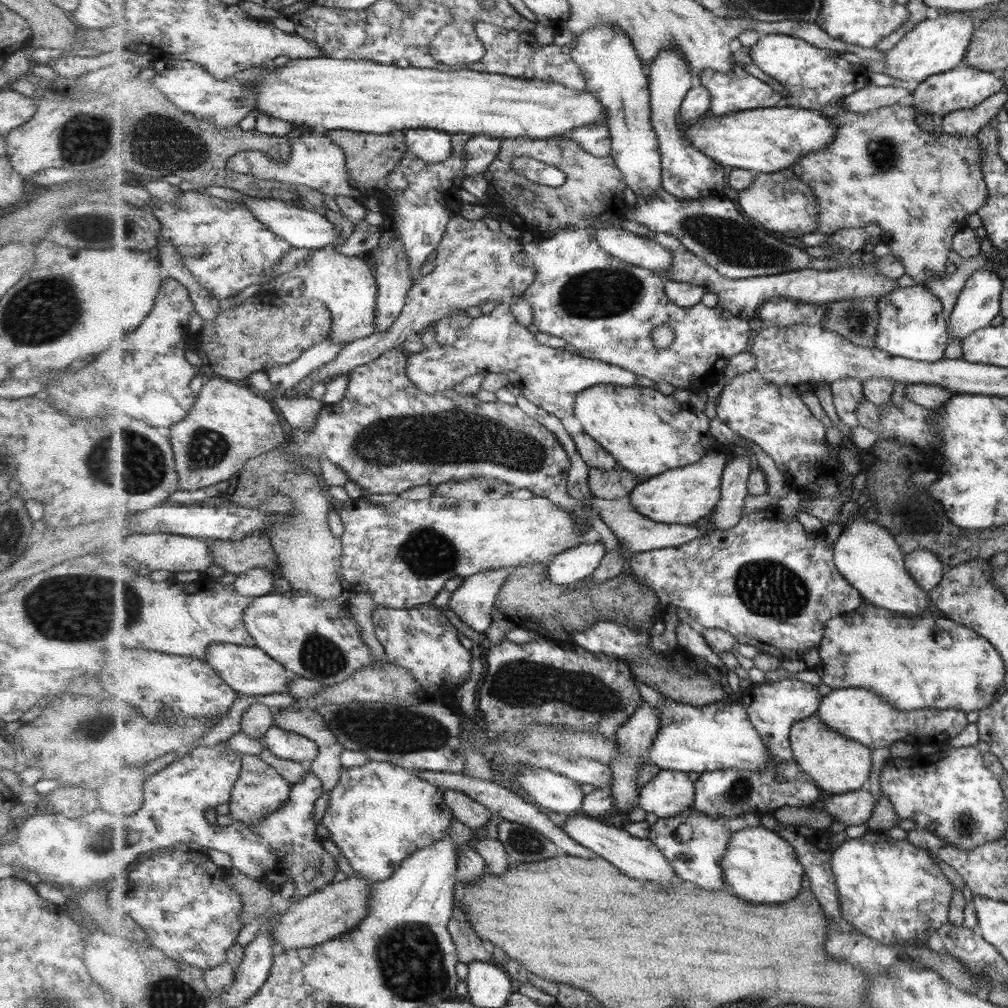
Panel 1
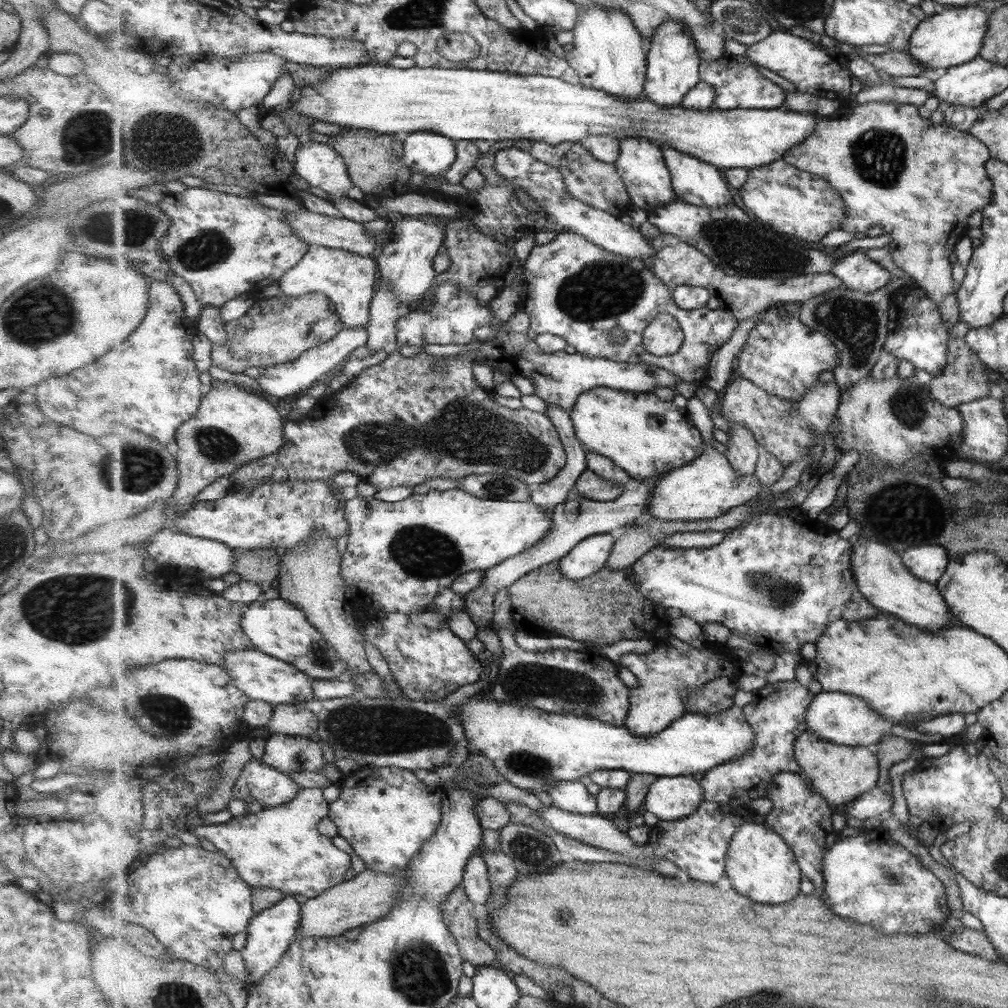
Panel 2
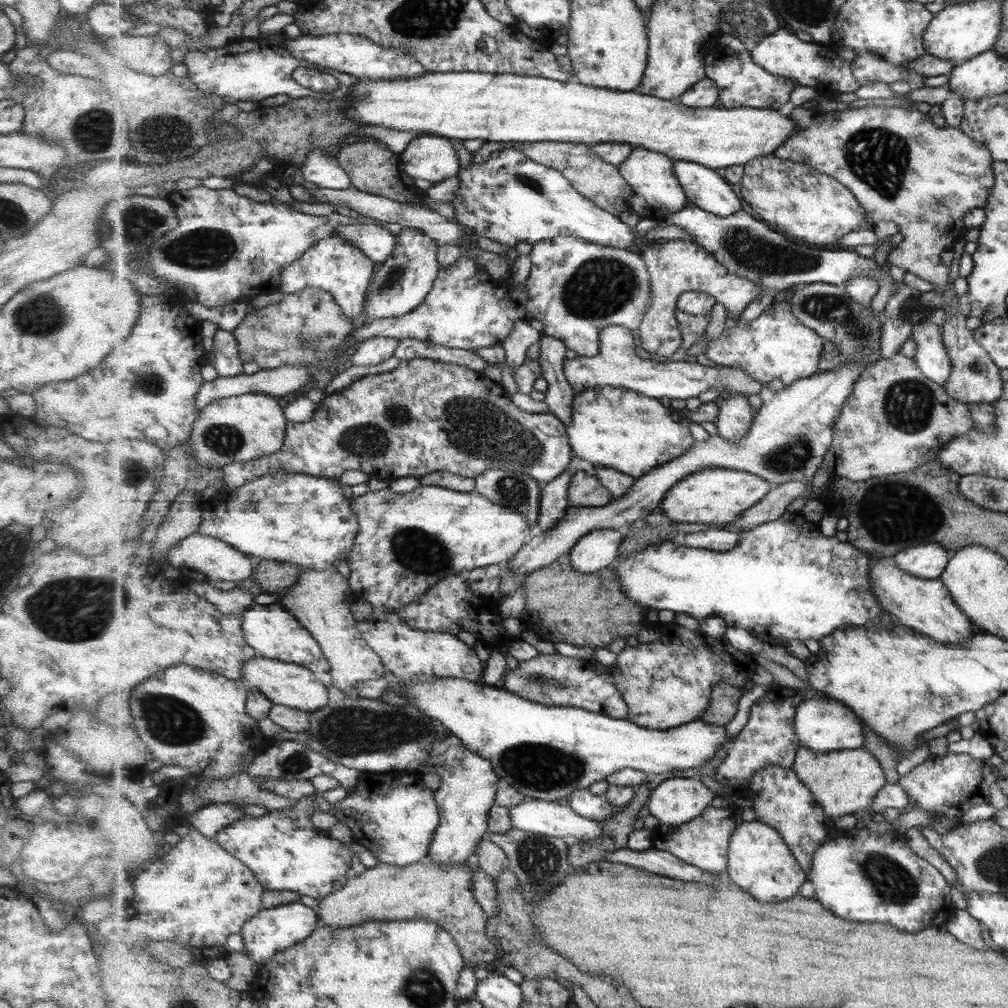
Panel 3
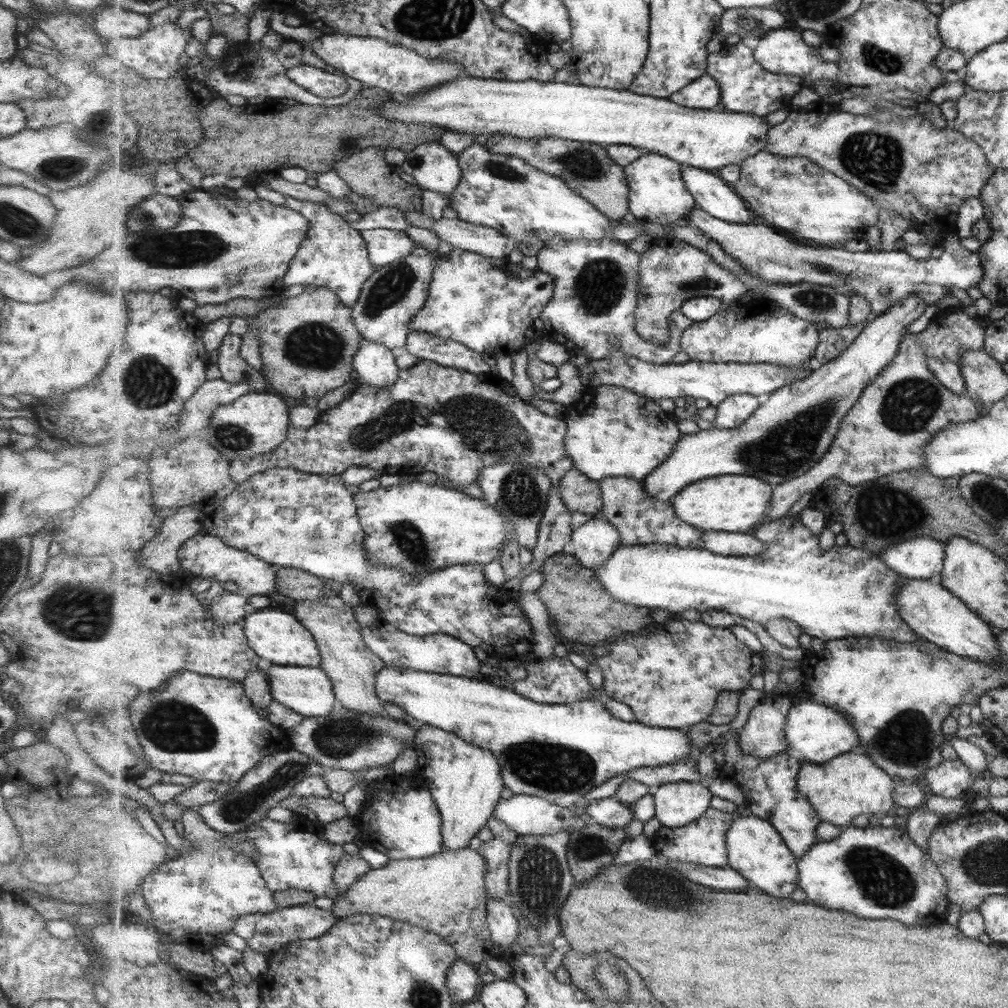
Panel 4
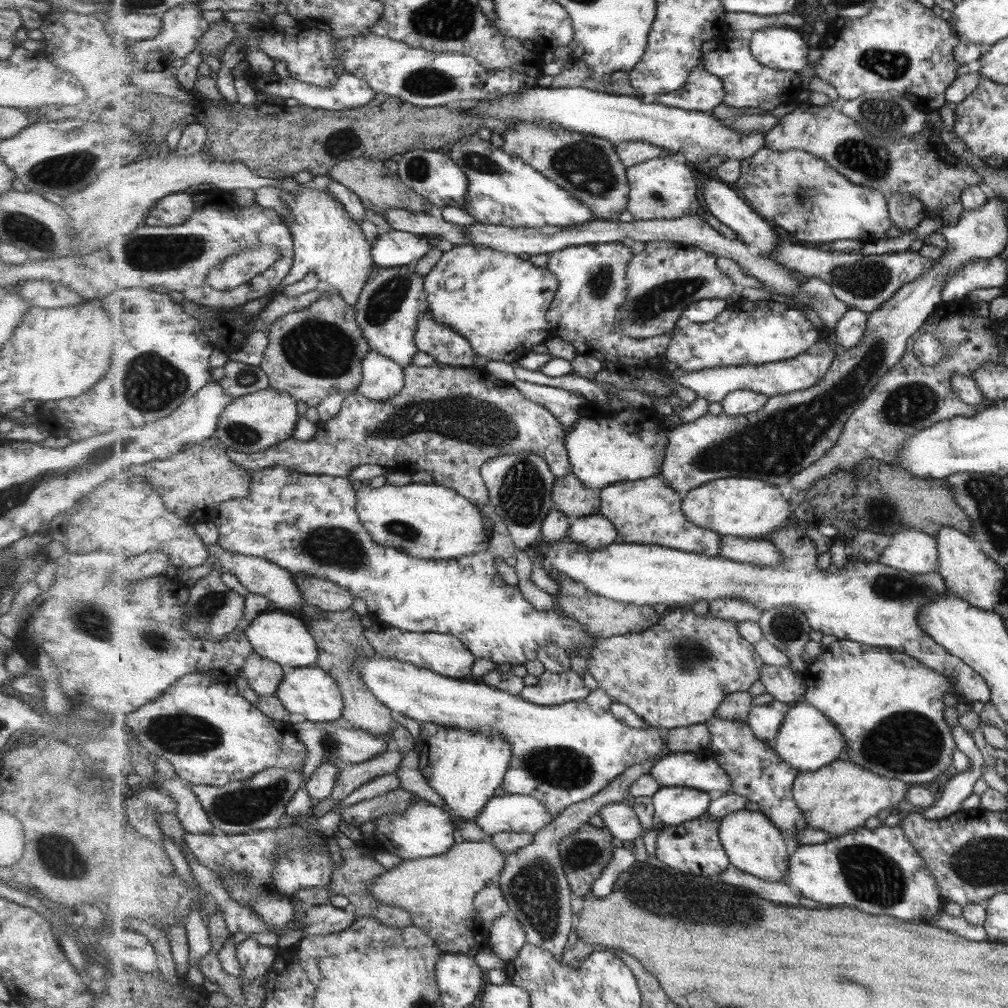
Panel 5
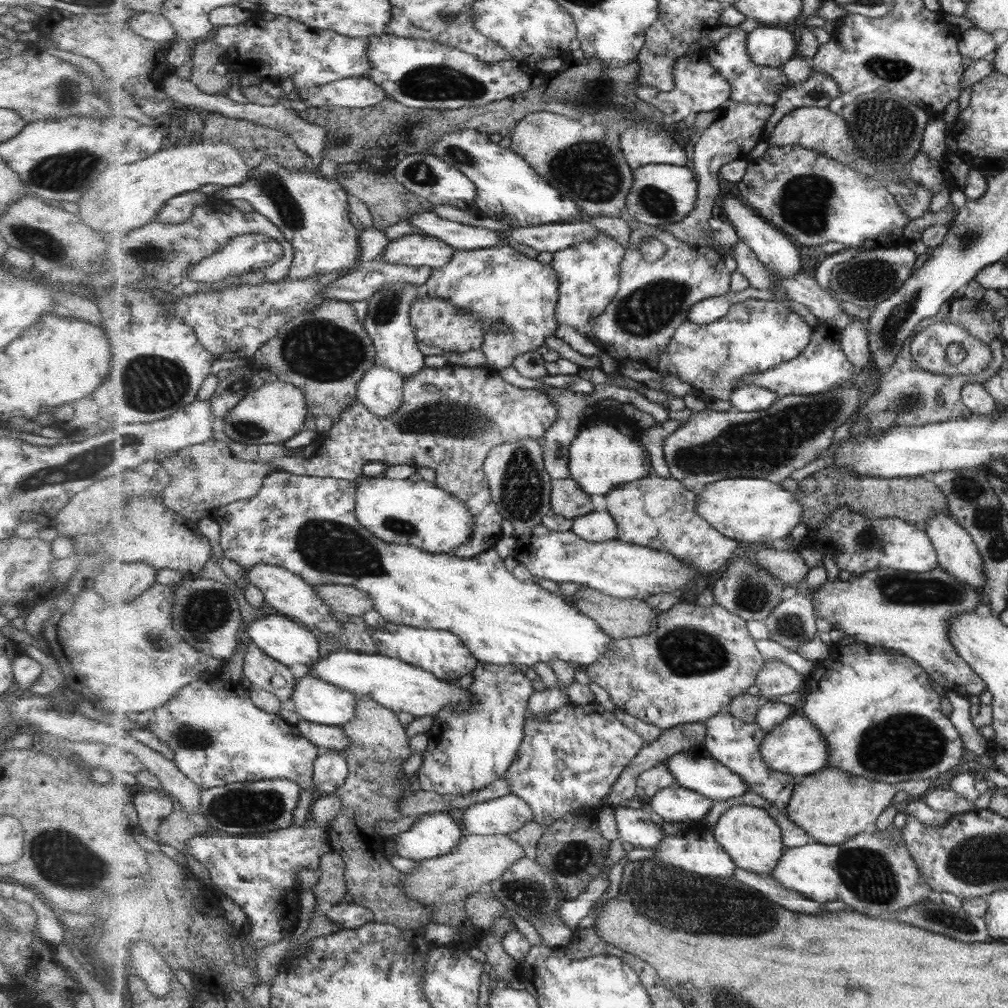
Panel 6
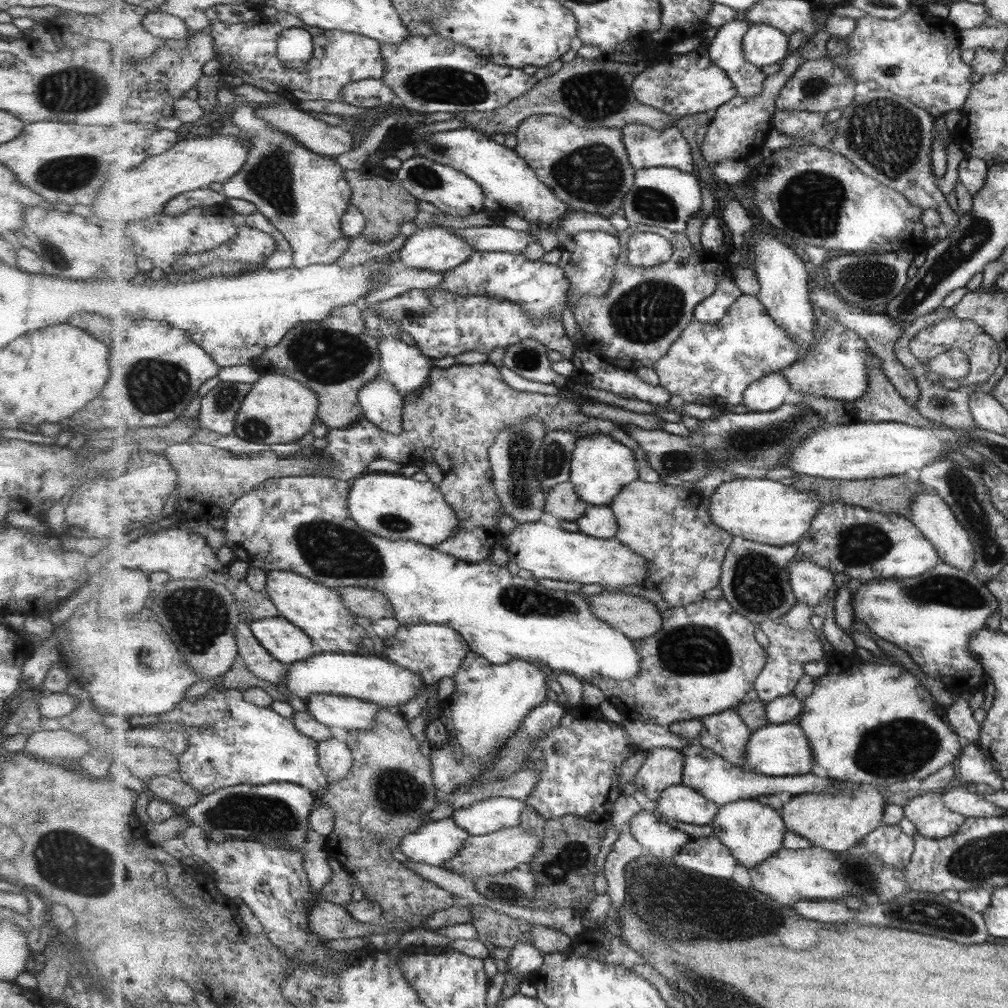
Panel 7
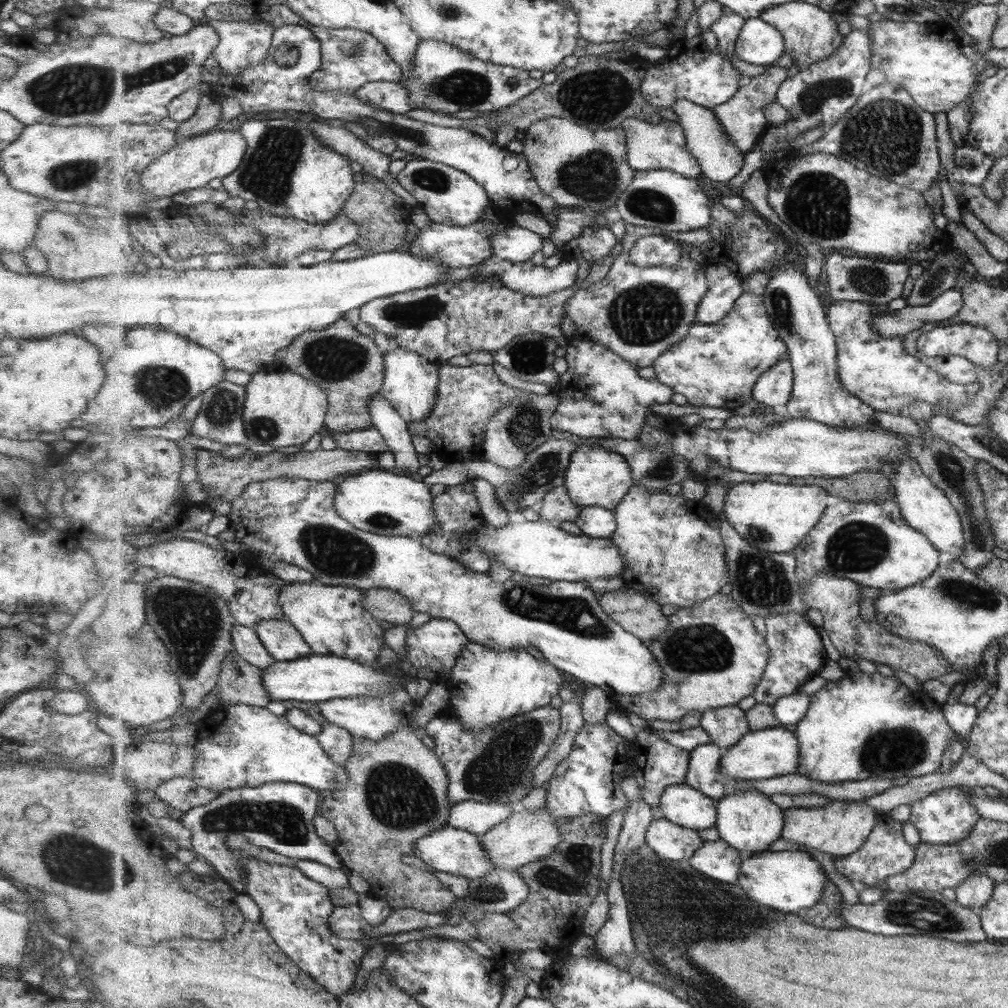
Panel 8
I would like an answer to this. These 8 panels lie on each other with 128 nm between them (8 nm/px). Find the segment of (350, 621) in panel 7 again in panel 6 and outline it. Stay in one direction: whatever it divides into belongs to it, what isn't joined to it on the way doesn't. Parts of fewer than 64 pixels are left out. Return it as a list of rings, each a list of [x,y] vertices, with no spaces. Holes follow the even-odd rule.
[[[259,564],[246,568],[248,583],[255,584],[259,590],[263,591],[266,603],[274,608],[274,612],[294,619],[295,622],[302,623],[316,634],[339,634],[343,630],[343,622],[333,618],[333,609],[327,605],[323,598],[320,598],[318,590],[314,585],[308,583],[306,579],[283,568],[271,564]]]

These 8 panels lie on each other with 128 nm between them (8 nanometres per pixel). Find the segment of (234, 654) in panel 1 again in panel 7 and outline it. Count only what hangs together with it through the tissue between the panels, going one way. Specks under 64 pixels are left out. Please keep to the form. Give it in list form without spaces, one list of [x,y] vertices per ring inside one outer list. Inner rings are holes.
[[[313,694],[307,698],[307,710],[315,719],[319,720],[329,728],[338,726],[346,731],[351,730],[371,730],[375,726],[379,710],[384,706],[367,702],[362,698],[343,696],[339,694]]]

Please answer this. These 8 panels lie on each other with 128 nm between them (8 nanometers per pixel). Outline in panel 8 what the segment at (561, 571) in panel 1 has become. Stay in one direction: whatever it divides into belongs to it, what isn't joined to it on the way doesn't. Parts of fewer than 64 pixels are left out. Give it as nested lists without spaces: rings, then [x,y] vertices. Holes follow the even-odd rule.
[[[602,506],[582,507],[576,523],[583,534],[593,538],[612,538],[618,529],[615,511]]]

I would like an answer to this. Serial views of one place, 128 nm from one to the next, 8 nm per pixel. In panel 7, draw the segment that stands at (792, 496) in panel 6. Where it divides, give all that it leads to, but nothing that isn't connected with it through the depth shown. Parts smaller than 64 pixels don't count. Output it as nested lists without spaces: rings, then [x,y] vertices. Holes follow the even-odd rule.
[[[739,478],[719,485],[709,498],[707,510],[711,520],[735,538],[781,547],[795,544],[807,535],[823,505],[819,495],[811,490],[800,491],[779,480]]]

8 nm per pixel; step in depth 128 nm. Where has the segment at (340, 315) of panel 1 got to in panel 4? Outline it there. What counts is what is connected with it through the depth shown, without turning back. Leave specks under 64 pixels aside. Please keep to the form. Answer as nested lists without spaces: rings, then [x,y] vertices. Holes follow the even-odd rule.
[[[259,184],[253,188],[259,198],[273,202],[279,206],[287,206],[291,210],[297,210],[305,218],[313,221],[311,230],[307,234],[297,257],[291,260],[289,272],[284,278],[285,286],[321,286],[334,290],[345,305],[352,307],[362,296],[364,284],[375,274],[376,267],[371,262],[367,248],[367,241],[363,239],[360,230],[357,230],[344,218],[344,215],[331,212],[326,202],[311,202],[293,198],[291,195],[281,194],[279,190],[273,190],[269,184]]]

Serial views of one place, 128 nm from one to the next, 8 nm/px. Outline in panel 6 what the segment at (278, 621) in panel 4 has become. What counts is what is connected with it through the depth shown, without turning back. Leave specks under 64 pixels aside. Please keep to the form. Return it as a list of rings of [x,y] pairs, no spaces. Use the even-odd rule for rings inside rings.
[[[270,612],[251,621],[245,629],[261,650],[289,667],[295,664],[311,665],[321,659],[318,634],[288,616]]]

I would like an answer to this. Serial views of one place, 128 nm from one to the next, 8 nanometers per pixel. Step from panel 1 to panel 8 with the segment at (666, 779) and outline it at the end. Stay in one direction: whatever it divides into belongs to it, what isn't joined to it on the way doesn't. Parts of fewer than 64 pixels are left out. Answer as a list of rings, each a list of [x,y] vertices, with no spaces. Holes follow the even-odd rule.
[[[687,783],[667,787],[660,798],[664,819],[694,830],[714,828],[718,822],[718,802]]]

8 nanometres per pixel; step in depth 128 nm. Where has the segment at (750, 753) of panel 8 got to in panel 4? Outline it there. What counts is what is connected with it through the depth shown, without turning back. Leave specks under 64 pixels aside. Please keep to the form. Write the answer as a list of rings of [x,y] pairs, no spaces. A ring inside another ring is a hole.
[[[810,697],[804,702],[798,701],[789,711],[786,730],[791,749],[797,750],[803,761],[819,764],[850,753],[861,744],[862,740],[855,726],[841,712]]]

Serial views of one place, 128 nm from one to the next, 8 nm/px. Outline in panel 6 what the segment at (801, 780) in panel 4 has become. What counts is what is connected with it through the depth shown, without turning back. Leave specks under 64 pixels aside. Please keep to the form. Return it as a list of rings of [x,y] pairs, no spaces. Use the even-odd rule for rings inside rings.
[[[827,767],[818,773],[805,776],[803,782],[796,784],[786,807],[786,816],[789,821],[803,829],[812,842],[826,843],[829,846],[843,845],[856,835],[877,832],[875,824],[883,811],[892,806],[891,800],[896,792],[904,790],[909,799],[923,798],[934,788],[933,784],[933,778],[889,784],[855,776],[839,768]]]

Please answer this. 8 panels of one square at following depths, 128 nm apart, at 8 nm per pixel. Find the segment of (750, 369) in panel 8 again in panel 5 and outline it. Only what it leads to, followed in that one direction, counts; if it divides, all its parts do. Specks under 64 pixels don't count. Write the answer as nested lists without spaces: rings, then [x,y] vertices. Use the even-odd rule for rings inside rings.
[[[735,297],[728,302],[727,310],[719,314],[719,317],[713,322],[690,323],[685,328],[681,328],[681,332],[679,330],[674,332],[665,362],[675,364],[674,371],[669,372],[673,378],[681,376],[685,372],[701,372],[707,368],[762,366],[797,358],[801,354],[807,353],[811,346],[821,339],[821,334],[822,331],[815,329],[813,322],[807,320],[807,316],[794,306],[771,299],[747,301]]]

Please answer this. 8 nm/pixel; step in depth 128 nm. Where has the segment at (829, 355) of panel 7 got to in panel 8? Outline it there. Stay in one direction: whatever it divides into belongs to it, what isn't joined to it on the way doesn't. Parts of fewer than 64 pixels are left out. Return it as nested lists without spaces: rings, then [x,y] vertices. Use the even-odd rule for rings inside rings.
[[[845,300],[835,301],[827,310],[831,329],[838,339],[839,378],[849,394],[877,411],[899,413],[908,410],[915,401],[929,402],[934,408],[949,404],[963,406],[963,402],[981,391],[982,386],[978,383],[961,385],[950,382],[937,369],[908,354],[904,338],[884,338],[872,323],[883,314],[888,314],[884,307]],[[942,323],[917,341],[919,351],[926,356],[961,356],[985,368],[997,363],[1000,344],[989,330],[967,323]]]

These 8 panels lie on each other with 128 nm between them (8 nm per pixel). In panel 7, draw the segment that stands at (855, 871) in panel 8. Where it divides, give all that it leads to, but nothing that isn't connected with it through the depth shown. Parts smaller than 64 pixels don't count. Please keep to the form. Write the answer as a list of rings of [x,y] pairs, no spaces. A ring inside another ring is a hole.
[[[883,824],[869,834],[862,844],[869,852],[879,856],[883,863],[895,869],[905,869],[915,852],[914,838],[907,836],[899,824]]]

